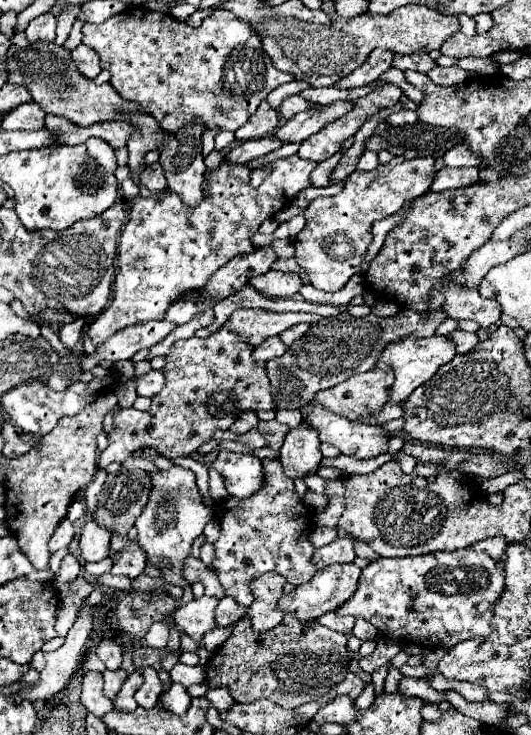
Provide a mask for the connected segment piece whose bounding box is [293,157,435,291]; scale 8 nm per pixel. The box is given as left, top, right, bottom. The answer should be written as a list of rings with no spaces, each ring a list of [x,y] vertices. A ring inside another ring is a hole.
[[[393,157],[391,163],[387,165],[377,165],[377,169],[367,171],[367,173],[351,173],[345,179],[345,189],[335,195],[335,197],[317,197],[315,201],[309,203],[307,211],[305,211],[305,219],[307,225],[303,227],[303,231],[295,237],[293,247],[295,247],[295,261],[301,265],[301,269],[309,275],[311,285],[315,289],[321,291],[339,291],[345,287],[345,283],[359,271],[359,265],[365,261],[367,249],[373,241],[373,233],[371,233],[371,225],[379,219],[385,219],[389,215],[393,215],[395,211],[401,209],[401,205],[407,199],[415,199],[427,193],[429,185],[433,183],[435,177],[435,169],[433,169],[433,161],[431,159],[405,159],[405,157]]]

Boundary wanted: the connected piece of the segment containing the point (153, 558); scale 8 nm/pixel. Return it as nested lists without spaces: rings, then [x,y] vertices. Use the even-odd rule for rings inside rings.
[[[175,465],[167,471],[161,471],[161,469],[149,471],[147,475],[151,481],[151,493],[149,493],[147,507],[135,521],[135,527],[139,531],[137,543],[147,553],[147,563],[153,563],[157,567],[157,571],[161,573],[163,583],[157,583],[147,573],[141,573],[139,577],[133,579],[133,589],[167,593],[167,589],[165,589],[167,585],[177,585],[177,587],[187,585],[187,579],[183,577],[185,559],[189,557],[193,541],[203,533],[203,527],[211,521],[213,511],[203,505],[197,483],[195,483],[195,473],[191,469]],[[163,559],[167,559],[169,563],[163,565]]]

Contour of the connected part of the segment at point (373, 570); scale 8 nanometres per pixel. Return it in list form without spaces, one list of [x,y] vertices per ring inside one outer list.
[[[493,537],[455,551],[403,559],[379,557],[363,569],[355,595],[339,607],[339,613],[365,619],[403,645],[451,649],[461,641],[487,637],[493,631],[493,607],[505,589],[497,569],[505,547],[503,537]]]

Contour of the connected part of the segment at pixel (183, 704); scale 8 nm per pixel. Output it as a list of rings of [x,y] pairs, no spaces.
[[[171,683],[167,691],[163,691],[163,695],[159,697],[161,705],[167,705],[167,709],[171,709],[173,713],[183,715],[189,709],[191,703],[191,695],[187,693],[187,689],[179,683]]]

